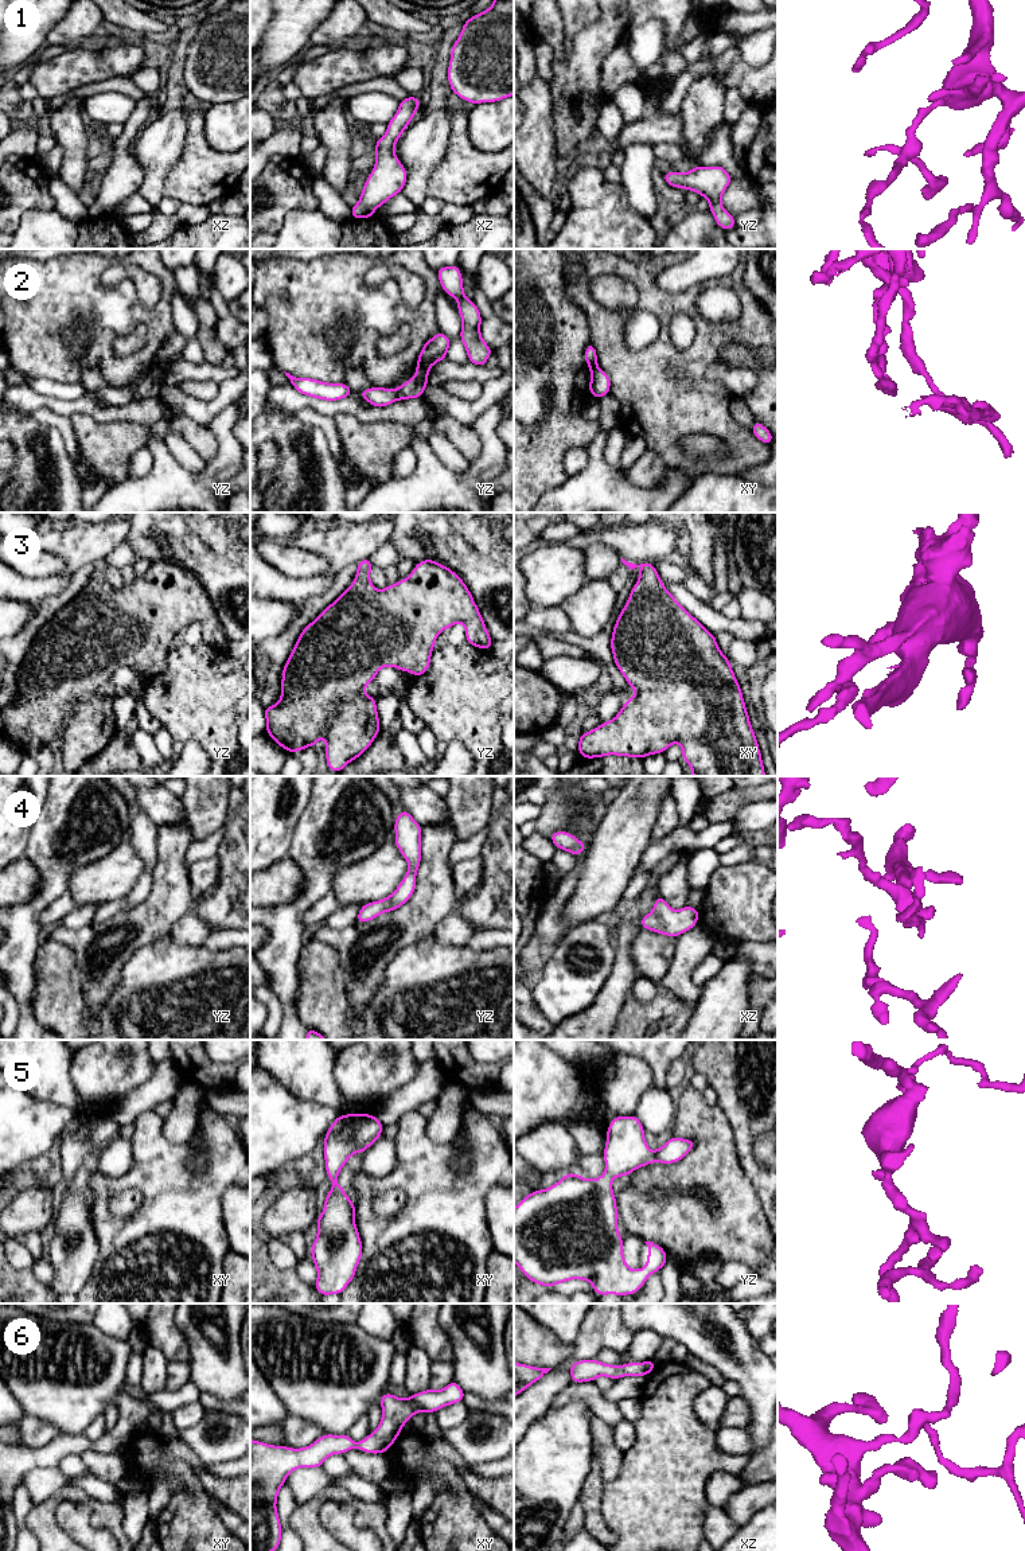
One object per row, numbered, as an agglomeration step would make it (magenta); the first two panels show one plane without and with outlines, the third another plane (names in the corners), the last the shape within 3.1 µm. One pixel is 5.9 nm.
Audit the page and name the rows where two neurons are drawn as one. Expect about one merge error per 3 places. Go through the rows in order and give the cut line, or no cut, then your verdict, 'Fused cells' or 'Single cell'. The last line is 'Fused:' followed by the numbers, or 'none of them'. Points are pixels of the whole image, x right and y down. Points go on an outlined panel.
1: No split. Single cell
2: Split along yz (419, 366), (424, 366), (428, 370). Fused cells
3: No split. Single cell
4: No split. Single cell
5: No split. Single cell
6: No split. Single cell
Fused: 2

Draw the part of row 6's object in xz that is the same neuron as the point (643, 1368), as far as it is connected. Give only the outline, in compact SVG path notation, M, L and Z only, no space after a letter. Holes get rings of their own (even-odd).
M580 1360L572 1363L570 1365L570 1377L572 1382L584 1383L593 1382L597 1376L607 1376L613 1380L620 1379L621 1376L647 1376L656 1363L654 1360L643 1363L627 1363L620 1367L604 1364L599 1360Z

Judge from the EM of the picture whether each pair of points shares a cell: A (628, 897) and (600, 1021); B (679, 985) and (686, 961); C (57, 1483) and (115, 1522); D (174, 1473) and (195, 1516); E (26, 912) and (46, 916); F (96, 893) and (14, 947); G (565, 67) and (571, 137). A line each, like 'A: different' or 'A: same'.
A: different
B: same
C: different
D: same
E: different
F: different
G: same

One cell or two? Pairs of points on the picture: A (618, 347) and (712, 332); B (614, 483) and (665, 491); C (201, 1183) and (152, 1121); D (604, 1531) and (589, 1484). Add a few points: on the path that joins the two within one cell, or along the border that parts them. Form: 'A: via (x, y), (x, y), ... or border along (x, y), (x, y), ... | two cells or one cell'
A: via (642, 358), (689, 357) | one cell
B: via (626, 495), (653, 497) | one cell
C: via (183, 1175), (152, 1144), (152, 1138) | one cell
D: via (593, 1519), (591, 1496) | one cell

